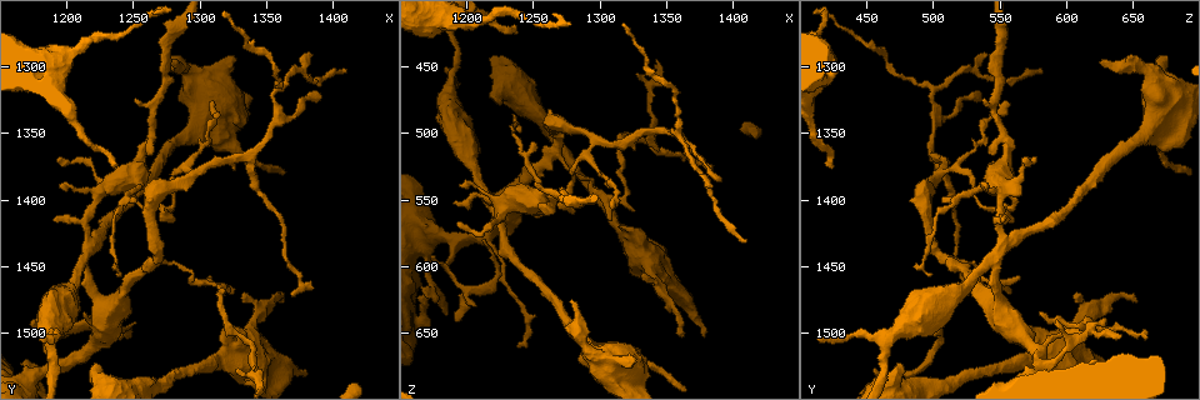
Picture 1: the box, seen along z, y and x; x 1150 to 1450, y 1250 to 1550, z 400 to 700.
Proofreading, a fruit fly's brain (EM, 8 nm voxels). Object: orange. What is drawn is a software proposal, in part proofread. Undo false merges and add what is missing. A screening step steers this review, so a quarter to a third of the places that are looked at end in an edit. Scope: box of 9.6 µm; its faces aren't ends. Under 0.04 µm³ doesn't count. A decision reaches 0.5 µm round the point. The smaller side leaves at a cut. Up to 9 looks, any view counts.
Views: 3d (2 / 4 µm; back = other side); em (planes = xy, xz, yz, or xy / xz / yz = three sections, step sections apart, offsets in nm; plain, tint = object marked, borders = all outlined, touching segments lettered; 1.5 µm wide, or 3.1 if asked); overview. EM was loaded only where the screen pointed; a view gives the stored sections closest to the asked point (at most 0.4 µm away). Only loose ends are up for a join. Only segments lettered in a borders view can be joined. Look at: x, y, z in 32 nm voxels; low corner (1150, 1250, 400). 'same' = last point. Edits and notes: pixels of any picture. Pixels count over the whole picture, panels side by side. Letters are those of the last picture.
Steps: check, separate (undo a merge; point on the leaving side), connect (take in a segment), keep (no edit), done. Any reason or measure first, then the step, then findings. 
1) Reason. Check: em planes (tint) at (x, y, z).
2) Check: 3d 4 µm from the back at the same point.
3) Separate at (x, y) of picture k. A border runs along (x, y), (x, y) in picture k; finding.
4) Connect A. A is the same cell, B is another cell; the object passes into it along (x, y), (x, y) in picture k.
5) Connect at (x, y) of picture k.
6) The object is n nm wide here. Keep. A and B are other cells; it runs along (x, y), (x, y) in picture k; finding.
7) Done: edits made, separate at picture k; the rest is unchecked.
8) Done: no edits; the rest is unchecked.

Free end. Check: em planes (borders) at (1378, 1530, 652).

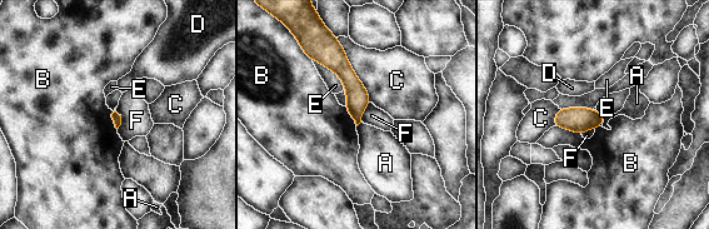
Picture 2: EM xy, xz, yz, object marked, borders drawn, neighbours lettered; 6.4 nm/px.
The longest contact is with C, 480 nm. Keep. A, B, C, D, E and F are other cells; none of them fits.

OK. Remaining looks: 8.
Check: 3d 2 µm at (1326, 1528, 456).

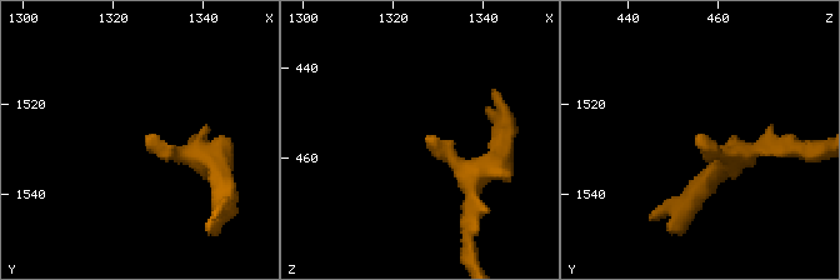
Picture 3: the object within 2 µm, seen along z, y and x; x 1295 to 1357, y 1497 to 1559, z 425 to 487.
Now the EM. Check: em planes (borders) at (1328, 1529, 455).

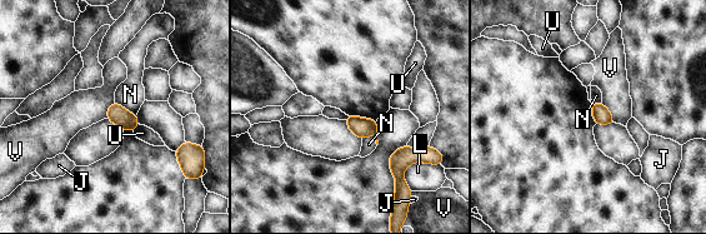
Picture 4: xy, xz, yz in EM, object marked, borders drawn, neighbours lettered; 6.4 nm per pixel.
The object is 110 nm wide here. Keep. J, L, N, U and V are other cells; a border runs along (345, 120), (346, 125), (361, 140) in picture 4; no lettered segment goes on from it.

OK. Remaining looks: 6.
Check: em planes (borders) at (1298, 1380, 506).

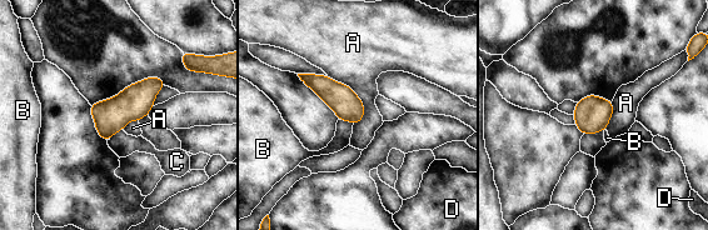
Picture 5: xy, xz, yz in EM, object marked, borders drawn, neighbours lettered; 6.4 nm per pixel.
The object is 180 nm wide here. Keep. A, B, C and D are other cells; a border runs along (328, 75), (362, 101), (358, 123) in picture 5; all the same neuron.

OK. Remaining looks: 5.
An open end. Check: 3d 2 µm at (1196, 1392, 540).

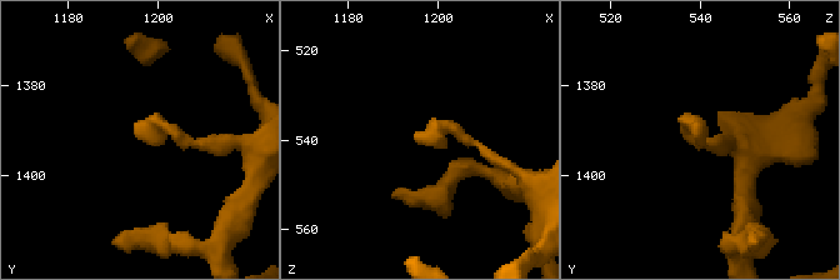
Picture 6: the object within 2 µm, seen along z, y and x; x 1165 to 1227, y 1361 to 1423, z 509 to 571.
Check: em planes (borders) at (1194, 1390, 538).

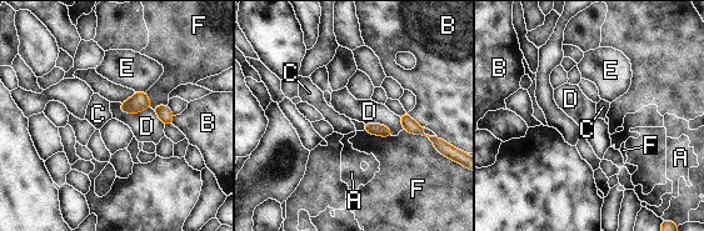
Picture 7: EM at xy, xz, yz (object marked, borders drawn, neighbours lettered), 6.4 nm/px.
The object is 80 nm wide here. Keep. A, B, C, D, E and F are other cells; none of them fits.

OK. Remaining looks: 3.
Done: no edits; the rest is unchecked.

